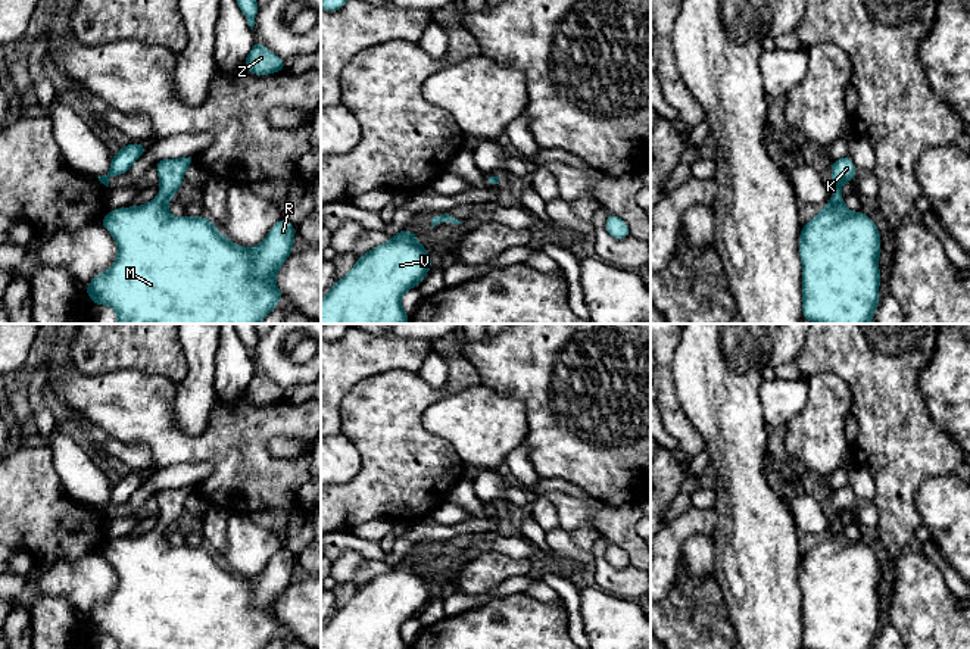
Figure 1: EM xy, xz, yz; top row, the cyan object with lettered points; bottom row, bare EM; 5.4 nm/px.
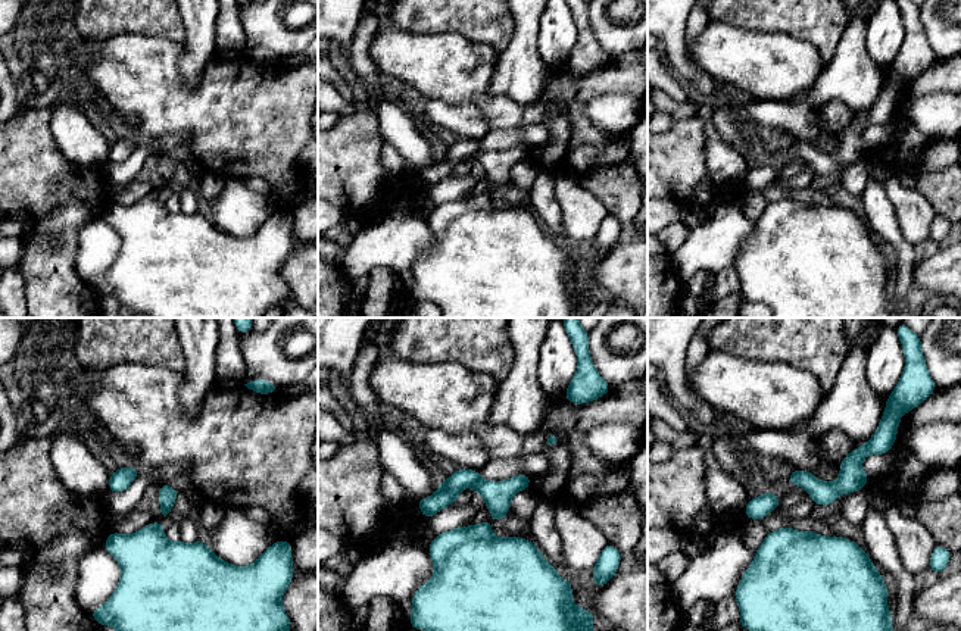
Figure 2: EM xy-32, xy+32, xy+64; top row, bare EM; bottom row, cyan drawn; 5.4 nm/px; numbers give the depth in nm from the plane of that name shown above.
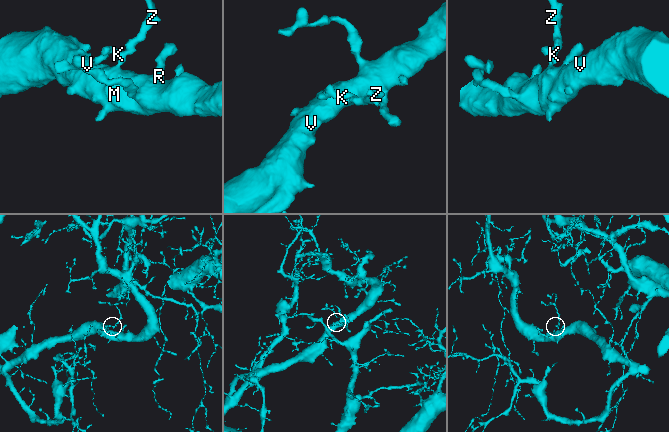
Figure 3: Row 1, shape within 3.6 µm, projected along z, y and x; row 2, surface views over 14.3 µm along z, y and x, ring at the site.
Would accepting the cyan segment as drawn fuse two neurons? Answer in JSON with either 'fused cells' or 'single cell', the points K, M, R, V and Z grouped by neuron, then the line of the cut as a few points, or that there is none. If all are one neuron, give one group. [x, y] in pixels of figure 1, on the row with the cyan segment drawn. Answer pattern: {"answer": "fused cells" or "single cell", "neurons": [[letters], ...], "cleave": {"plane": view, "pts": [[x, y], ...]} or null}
{"answer": "single cell", "neurons": [["K", "M", "R", "V", "Z"]], "cleave": null}

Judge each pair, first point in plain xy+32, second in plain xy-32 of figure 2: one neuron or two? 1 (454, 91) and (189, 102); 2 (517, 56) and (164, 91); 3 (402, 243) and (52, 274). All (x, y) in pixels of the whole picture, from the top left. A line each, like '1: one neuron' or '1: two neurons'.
1: one neuron
2: two neurons
3: two neurons

